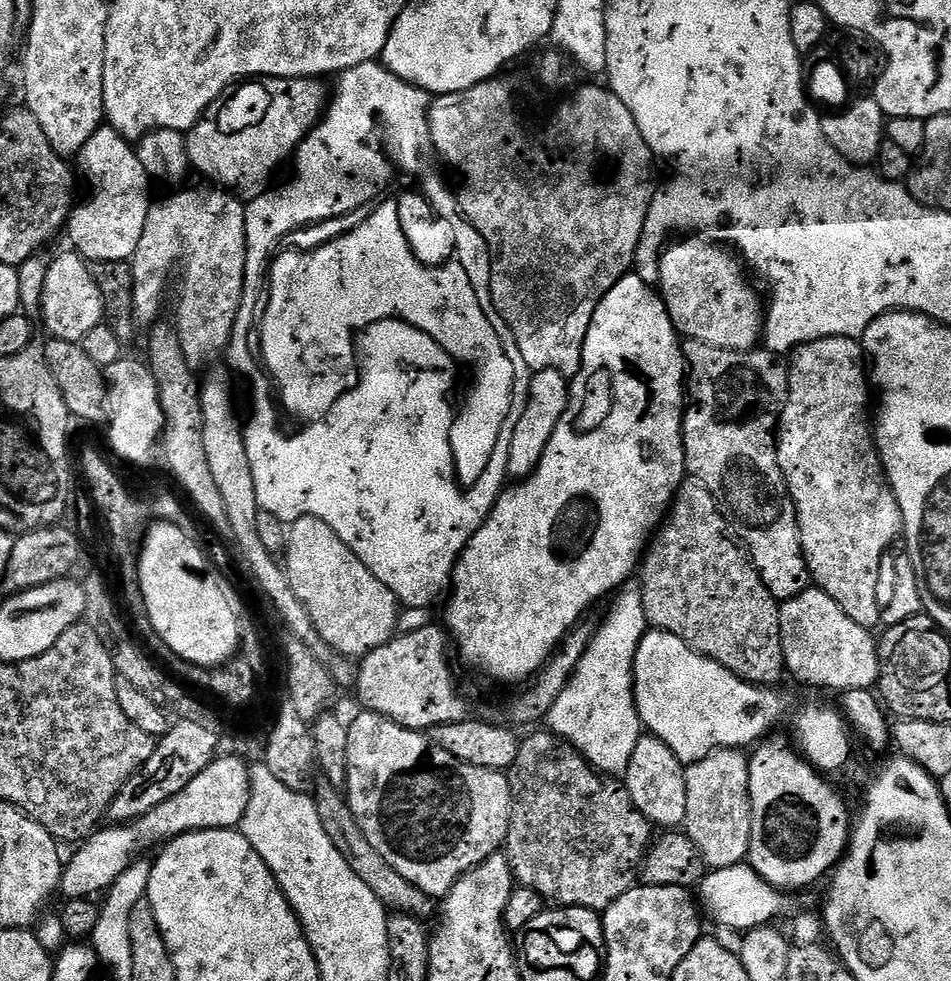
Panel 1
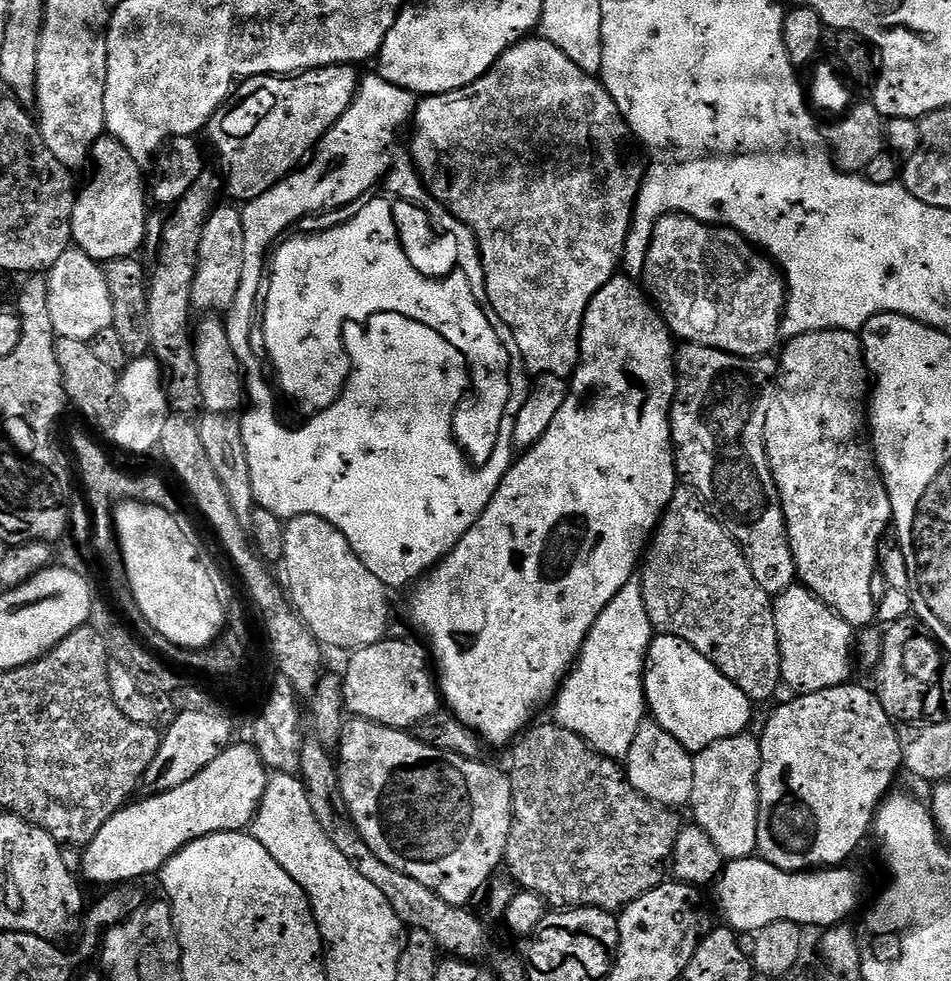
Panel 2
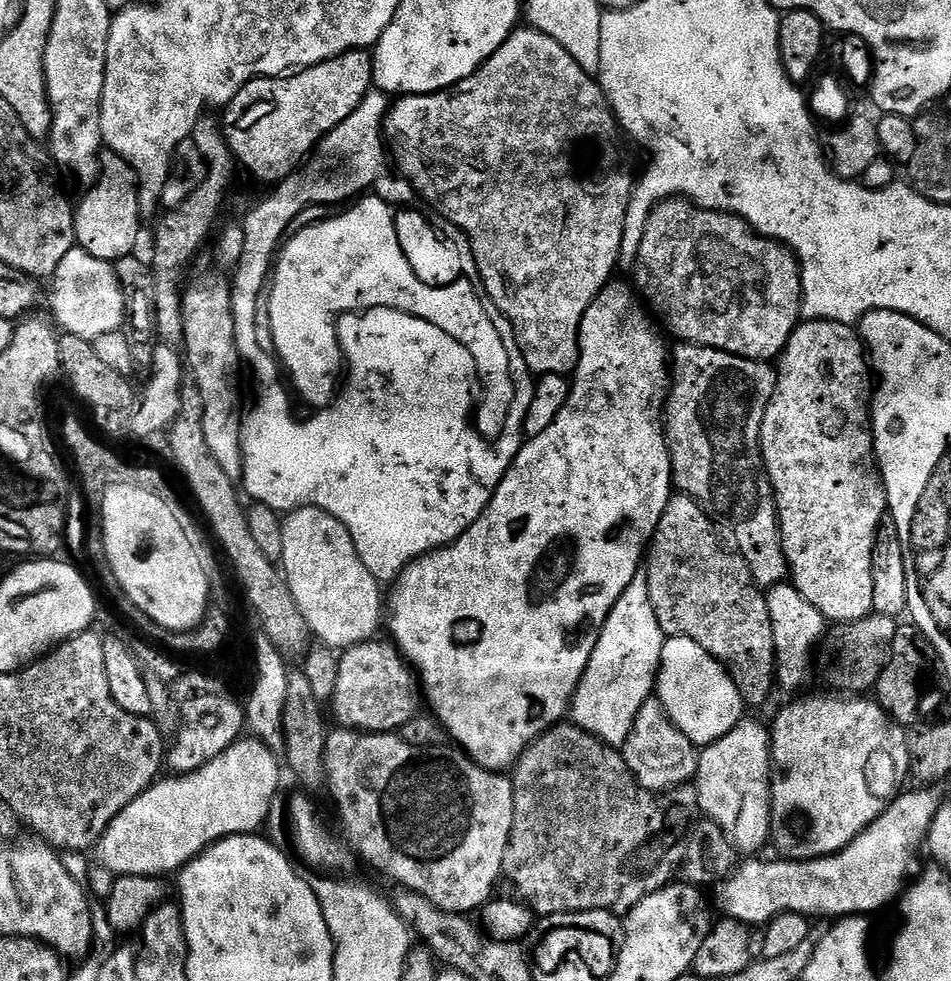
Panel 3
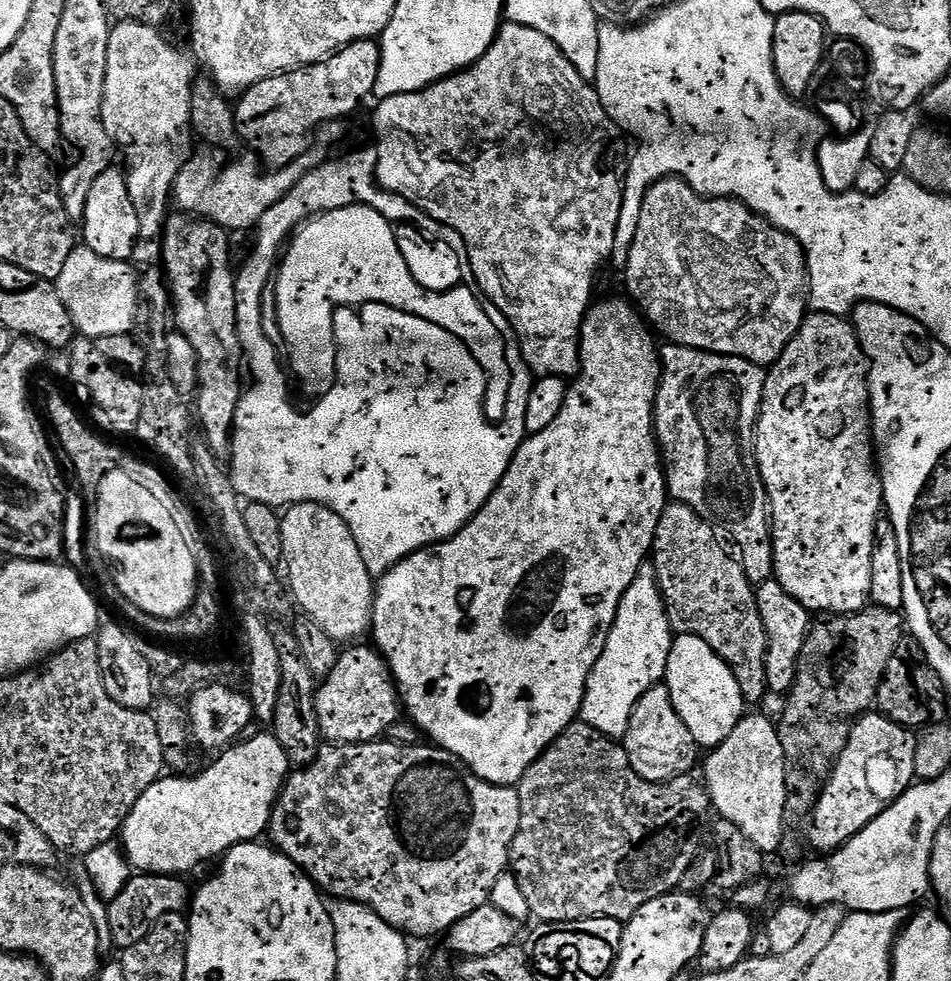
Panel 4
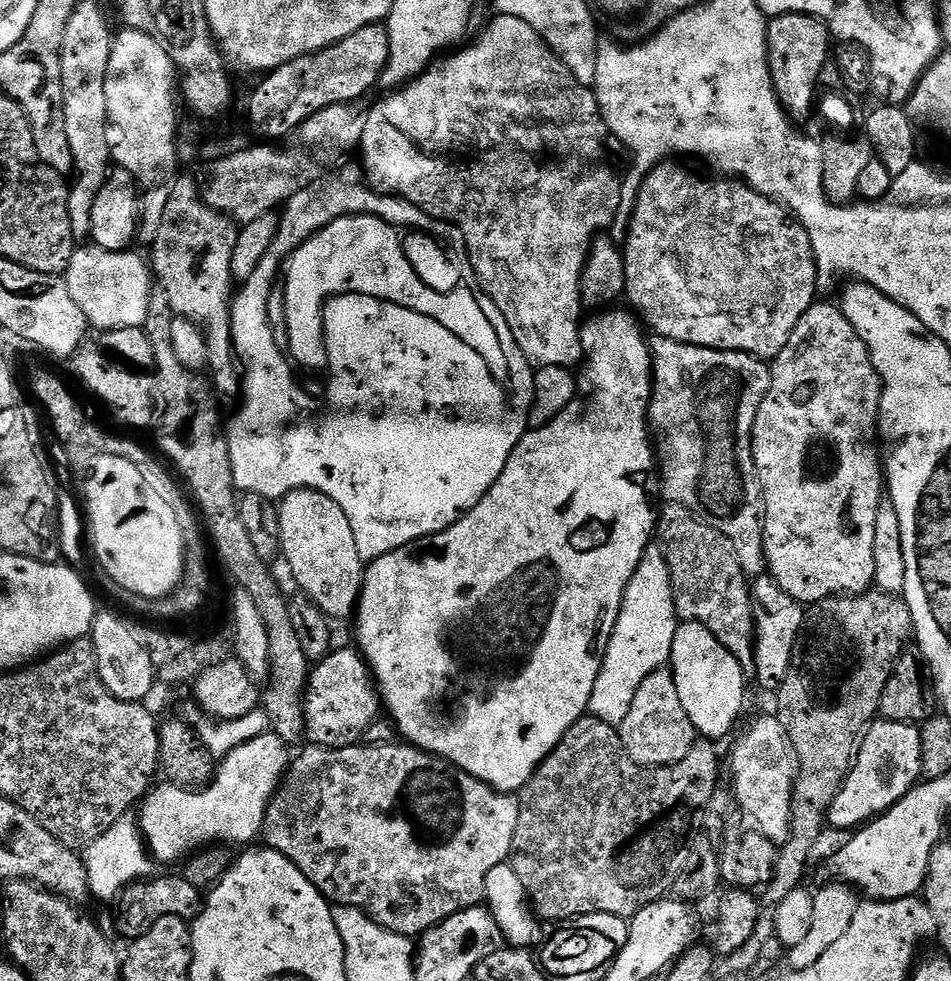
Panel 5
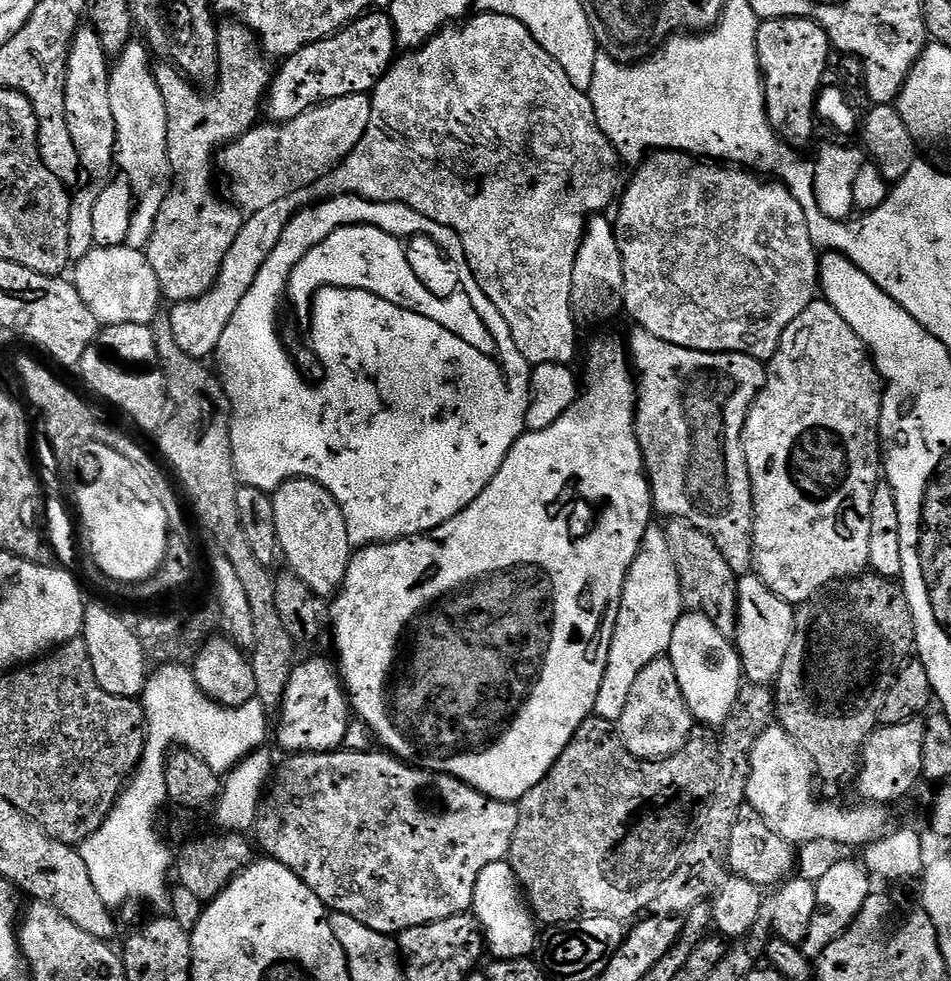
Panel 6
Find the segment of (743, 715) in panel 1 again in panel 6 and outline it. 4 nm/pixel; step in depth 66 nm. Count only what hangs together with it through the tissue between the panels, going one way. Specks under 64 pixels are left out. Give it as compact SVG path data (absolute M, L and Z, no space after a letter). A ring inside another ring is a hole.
M688 610L678 618L674 626L674 638L670 638L666 656L672 661L674 674L678 674L678 686L682 686L686 706L692 711L693 717L704 726L722 726L727 722L742 687L740 653L737 652L735 643L724 636L722 630L718 630L718 626L706 614Z

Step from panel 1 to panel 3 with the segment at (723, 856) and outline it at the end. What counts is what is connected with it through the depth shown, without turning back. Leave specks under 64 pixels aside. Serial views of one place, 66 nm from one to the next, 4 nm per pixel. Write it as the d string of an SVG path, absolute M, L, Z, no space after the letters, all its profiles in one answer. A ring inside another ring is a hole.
M741 719L730 734L718 738L713 744L703 745L694 781L699 811L724 831L740 854L759 853L756 851L769 843L772 826L772 738L765 725L763 728L758 721L748 719Z

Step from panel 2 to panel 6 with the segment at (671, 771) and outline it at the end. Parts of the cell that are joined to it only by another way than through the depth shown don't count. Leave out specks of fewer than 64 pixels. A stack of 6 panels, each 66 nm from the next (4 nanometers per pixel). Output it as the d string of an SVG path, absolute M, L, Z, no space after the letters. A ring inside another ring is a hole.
M661 658L650 662L630 689L630 698L626 698L626 710L618 721L618 735L621 744L630 754L639 760L664 760L672 756L692 734L694 717L686 706L682 686L678 686L678 674L674 674L672 661Z

